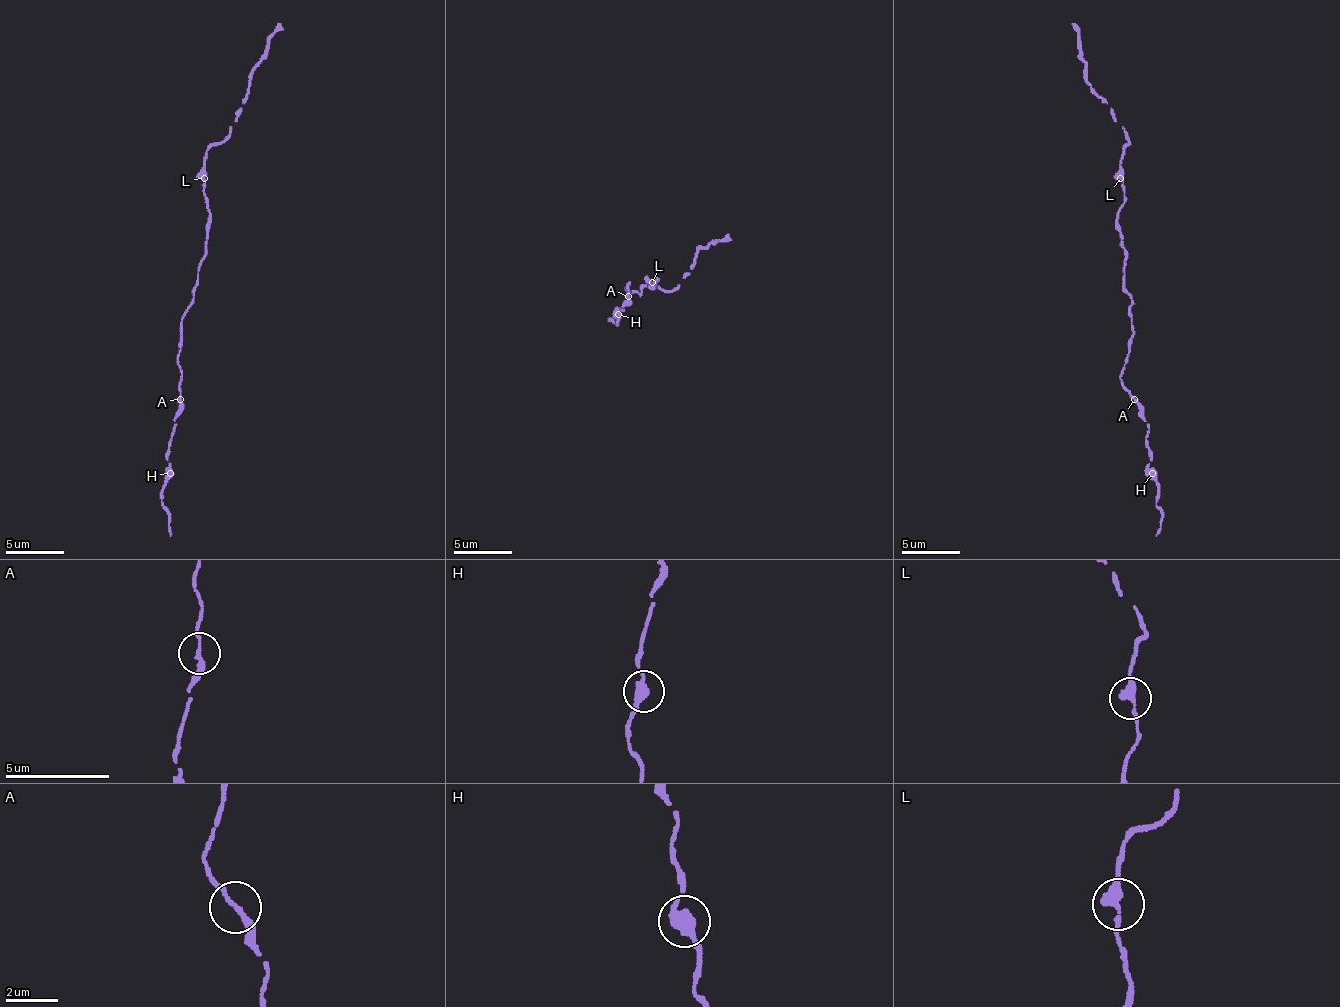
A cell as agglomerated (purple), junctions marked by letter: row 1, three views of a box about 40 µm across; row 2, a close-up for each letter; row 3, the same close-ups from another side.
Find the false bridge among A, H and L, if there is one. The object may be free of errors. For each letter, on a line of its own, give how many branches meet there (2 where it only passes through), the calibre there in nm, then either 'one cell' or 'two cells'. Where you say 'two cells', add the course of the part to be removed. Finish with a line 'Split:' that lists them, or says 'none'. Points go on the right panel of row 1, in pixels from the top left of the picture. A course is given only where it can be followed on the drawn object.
A: branches 2; calibre 200 nm; one cell
H: branches 2; calibre 420 nm; one cell
L: branches 2; calibre 360 nm; one cell
Split: none

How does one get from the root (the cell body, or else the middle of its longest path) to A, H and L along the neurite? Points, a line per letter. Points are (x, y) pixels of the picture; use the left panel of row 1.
A: (198, 268), (198, 285), (192, 294), (192, 303), (181, 320), (181, 343), (178, 346), (181, 398)
H: (198, 268), (192, 303), (181, 320), (181, 407), (166, 451), (169, 474)
L: (198, 268), (207, 248), (207, 227), (210, 224), (210, 210), (204, 201), (204, 178)

